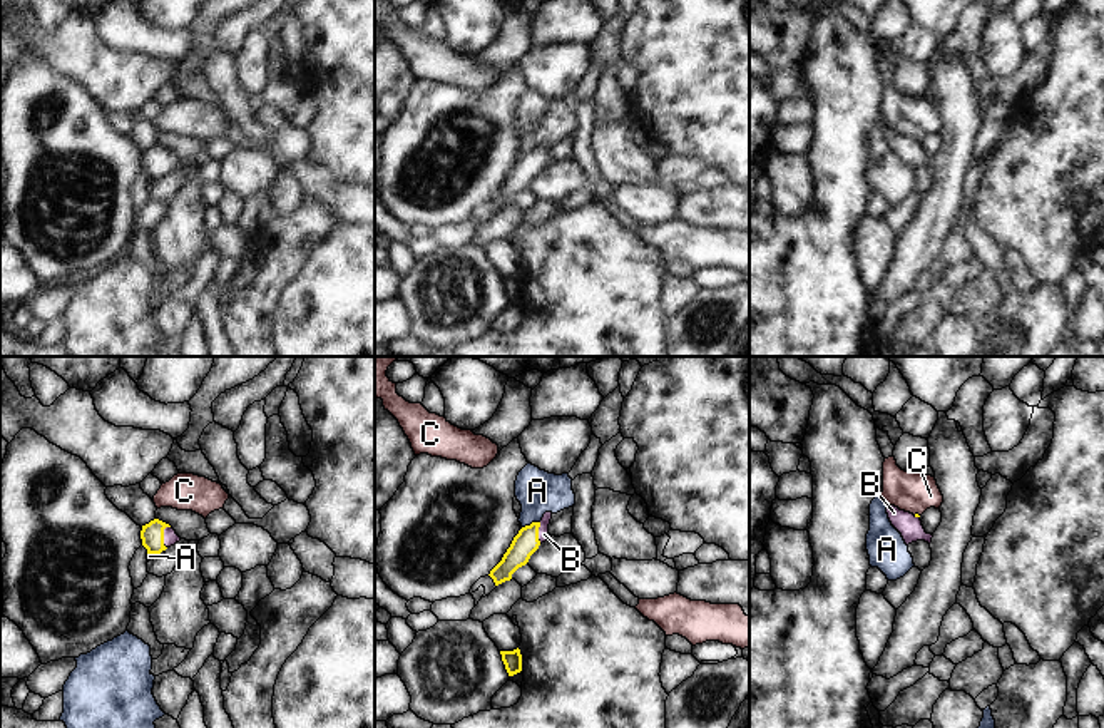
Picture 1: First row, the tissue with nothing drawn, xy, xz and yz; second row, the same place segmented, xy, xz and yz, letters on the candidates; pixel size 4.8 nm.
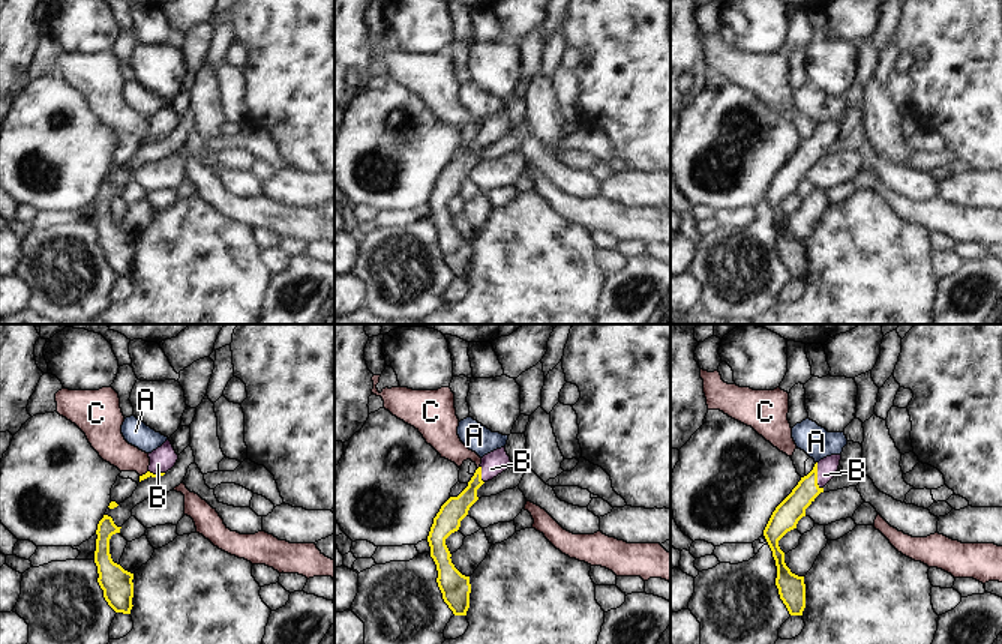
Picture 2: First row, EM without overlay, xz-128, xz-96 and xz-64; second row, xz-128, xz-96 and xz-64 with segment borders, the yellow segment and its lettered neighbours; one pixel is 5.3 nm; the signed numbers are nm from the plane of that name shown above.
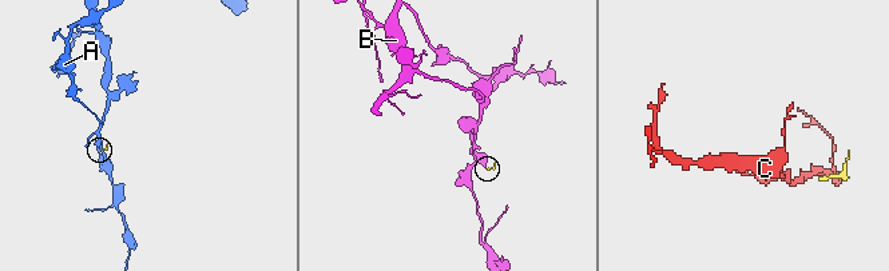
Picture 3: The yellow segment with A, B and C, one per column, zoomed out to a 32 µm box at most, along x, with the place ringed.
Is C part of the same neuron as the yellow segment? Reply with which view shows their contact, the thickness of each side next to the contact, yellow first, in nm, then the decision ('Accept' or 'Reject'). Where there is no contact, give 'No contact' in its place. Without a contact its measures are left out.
Touches yellow in yz. Thickness 20 nm (yellow) against 190 nm. Reject.

